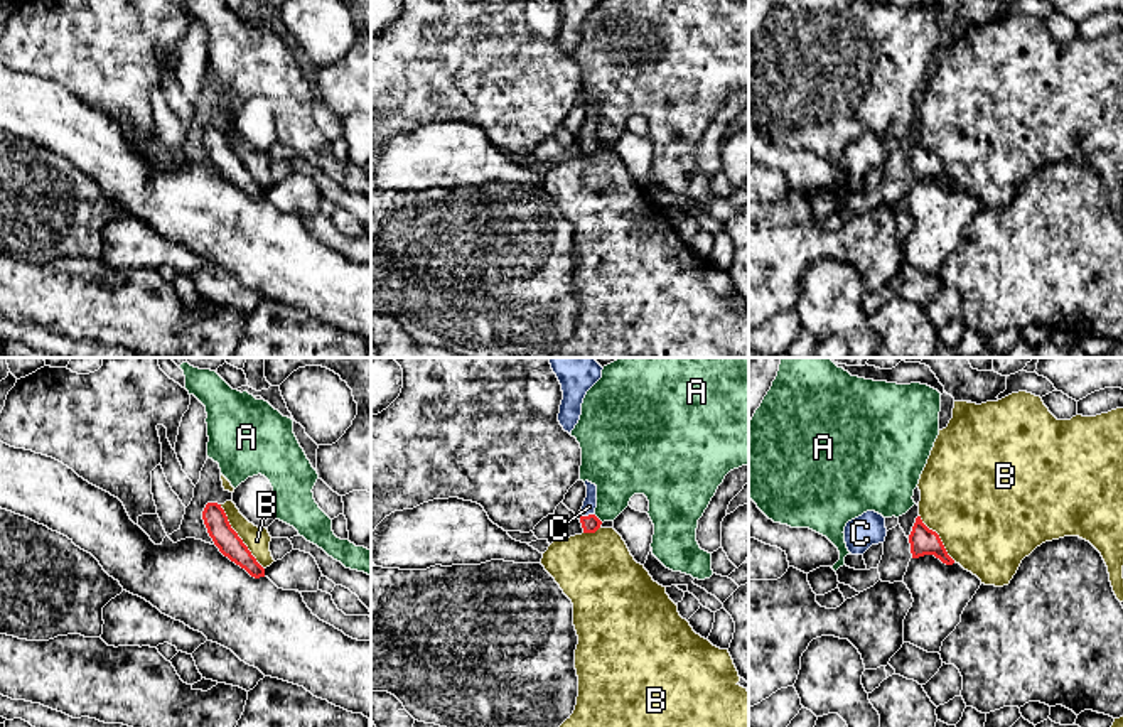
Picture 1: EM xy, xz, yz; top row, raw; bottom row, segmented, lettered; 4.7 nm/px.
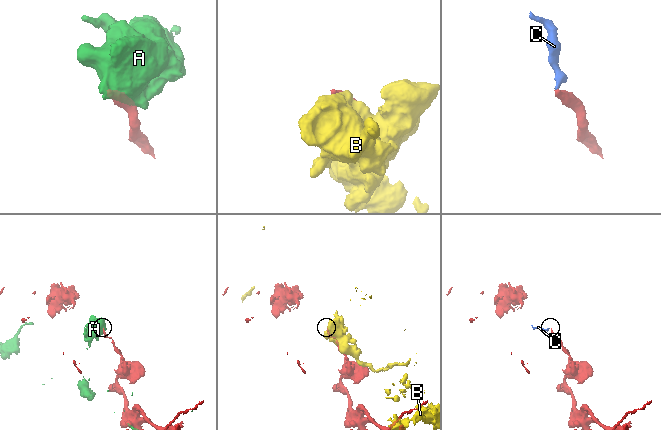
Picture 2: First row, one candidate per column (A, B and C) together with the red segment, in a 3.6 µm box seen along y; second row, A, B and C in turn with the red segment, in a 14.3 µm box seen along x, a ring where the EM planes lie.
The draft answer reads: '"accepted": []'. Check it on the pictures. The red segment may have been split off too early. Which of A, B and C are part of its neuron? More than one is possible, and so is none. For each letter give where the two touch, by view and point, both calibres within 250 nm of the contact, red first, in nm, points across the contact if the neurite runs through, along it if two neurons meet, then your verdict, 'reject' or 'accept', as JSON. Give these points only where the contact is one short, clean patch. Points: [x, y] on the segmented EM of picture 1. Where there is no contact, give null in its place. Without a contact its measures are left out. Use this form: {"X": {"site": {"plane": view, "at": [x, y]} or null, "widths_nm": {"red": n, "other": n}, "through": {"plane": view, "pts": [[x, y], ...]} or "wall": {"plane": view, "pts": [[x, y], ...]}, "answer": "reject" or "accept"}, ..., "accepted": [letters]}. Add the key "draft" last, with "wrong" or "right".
{"A": {"site": {"plane": "xz", "at": [597, 518]}, "widths_nm": {"red": 90, "other": 260}, "wall": {"plane": "xz", "pts": [[594, 515], [602, 522]]}, "answer": "reject"}, "B": {"site": {"plane": "xy", "at": [238, 537]}, "widths_nm": {"red": 120, "other": 120}, "answer": "reject"}, "C": {"site": {"plane": "xz", "at": [589, 515]}, "widths_nm": {"red": 90, "other": 70}, "through": {"plane": "xz", "pts": [[591, 523], [589, 515], [589, 506]]}, "answer": "accept"}, "accepted": ["C"], "draft": "wrong"}

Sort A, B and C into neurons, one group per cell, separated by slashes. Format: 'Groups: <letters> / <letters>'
Groups: A / B / C

